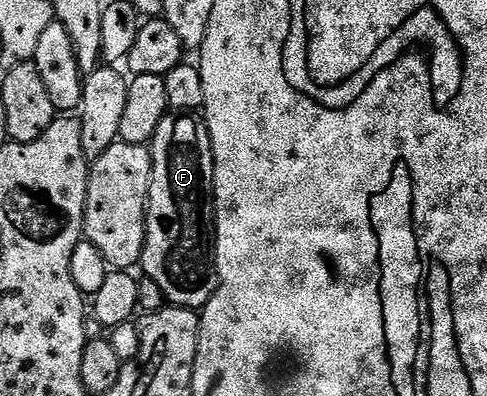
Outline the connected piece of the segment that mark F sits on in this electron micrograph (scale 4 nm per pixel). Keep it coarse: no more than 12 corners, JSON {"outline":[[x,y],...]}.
{"outline":[[166,113],[140,268],[170,306],[217,289],[204,116]]}

